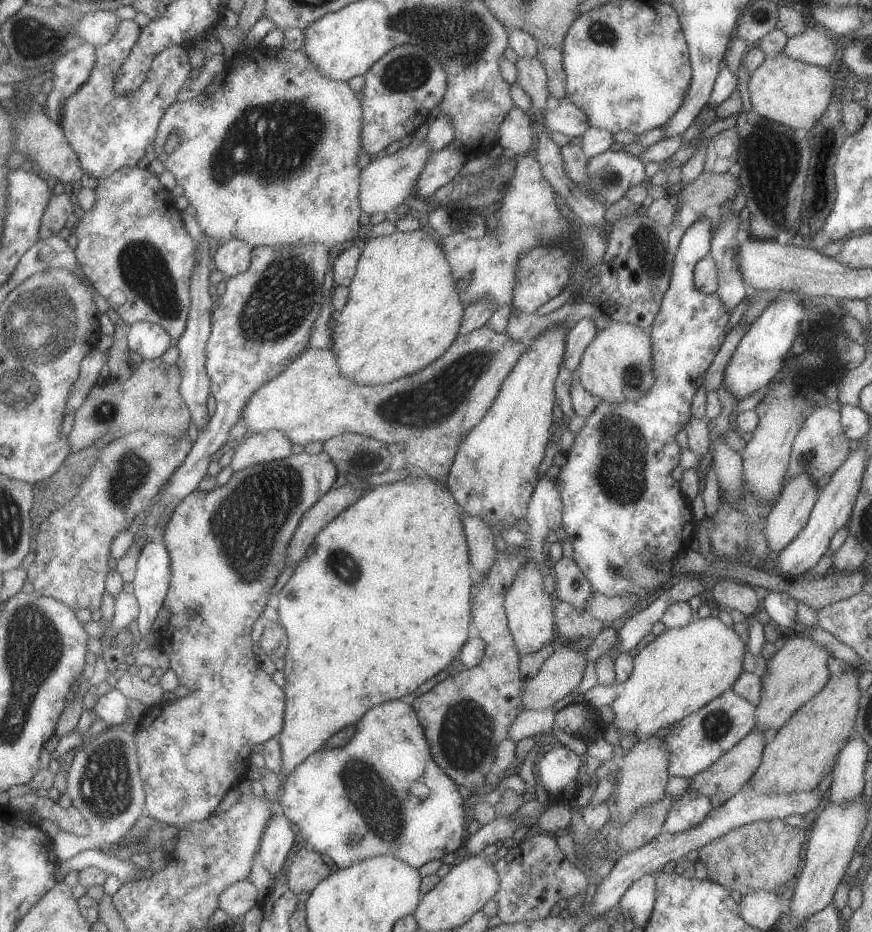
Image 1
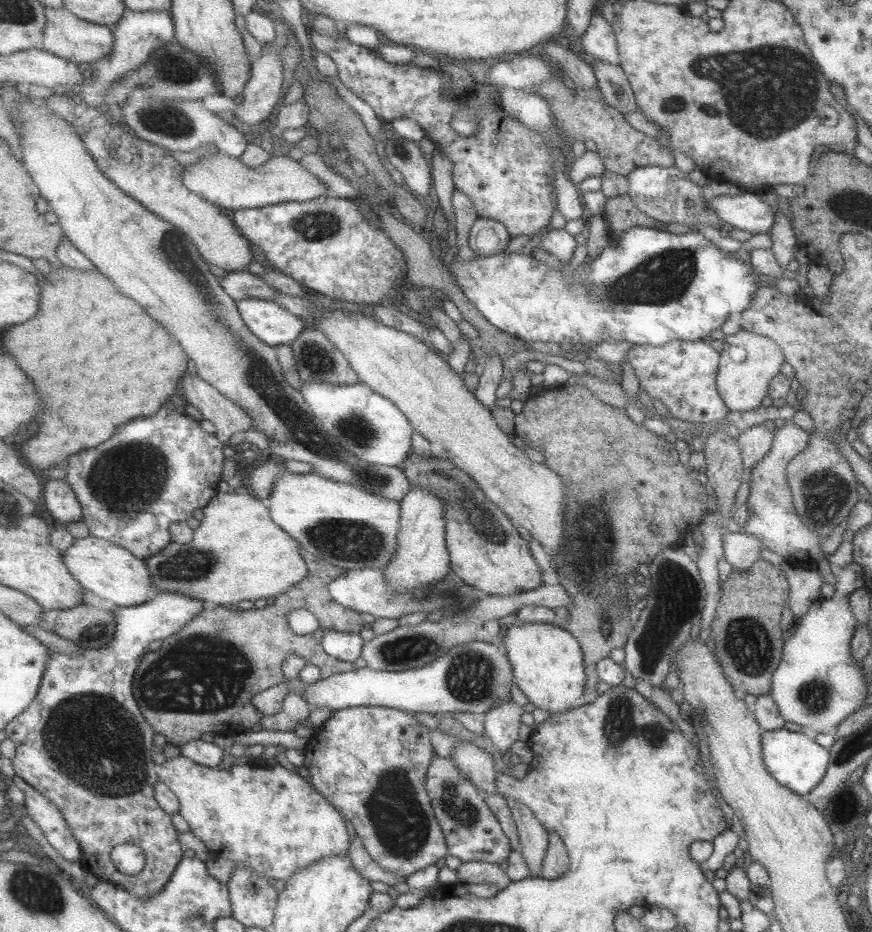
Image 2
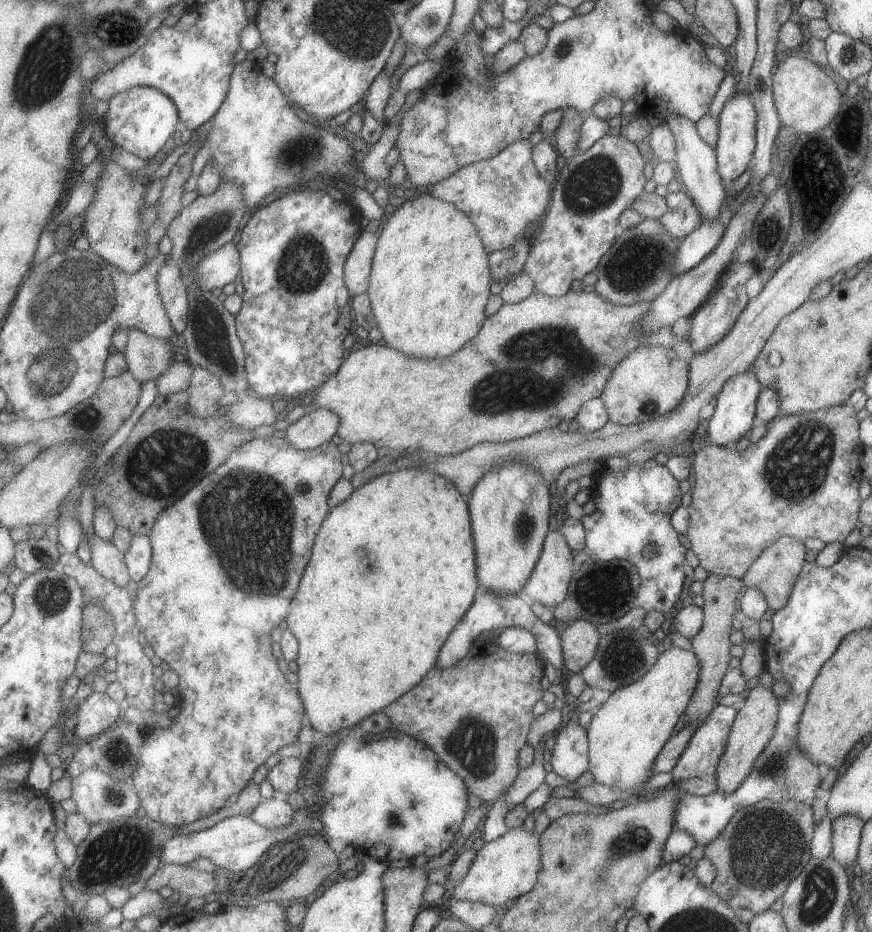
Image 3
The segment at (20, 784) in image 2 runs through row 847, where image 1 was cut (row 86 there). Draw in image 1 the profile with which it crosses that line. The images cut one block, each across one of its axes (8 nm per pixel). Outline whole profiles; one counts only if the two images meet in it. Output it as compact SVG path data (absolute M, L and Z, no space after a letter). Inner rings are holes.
M81 44L77 50L67 52L50 69L53 73L52 91L44 97L47 113L58 119L65 110L67 100L85 84L97 64L97 47L93 44Z

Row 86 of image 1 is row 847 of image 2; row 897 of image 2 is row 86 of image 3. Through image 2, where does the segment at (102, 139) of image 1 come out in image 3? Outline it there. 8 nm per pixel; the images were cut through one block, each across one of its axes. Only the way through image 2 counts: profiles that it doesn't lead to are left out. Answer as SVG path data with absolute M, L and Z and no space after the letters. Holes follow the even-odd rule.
M129 88L127 92L113 96L109 104L109 112L104 116L104 131L115 144L147 162L154 160L163 147L171 143L177 126L182 123L177 104L160 88Z

